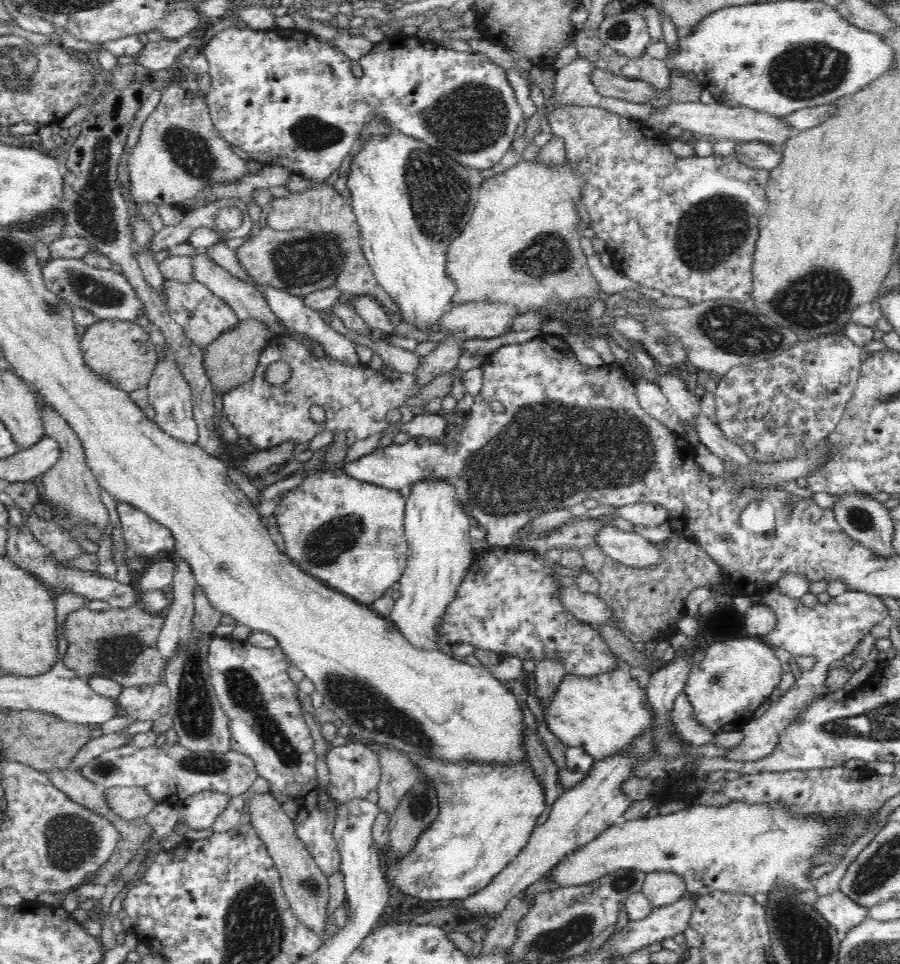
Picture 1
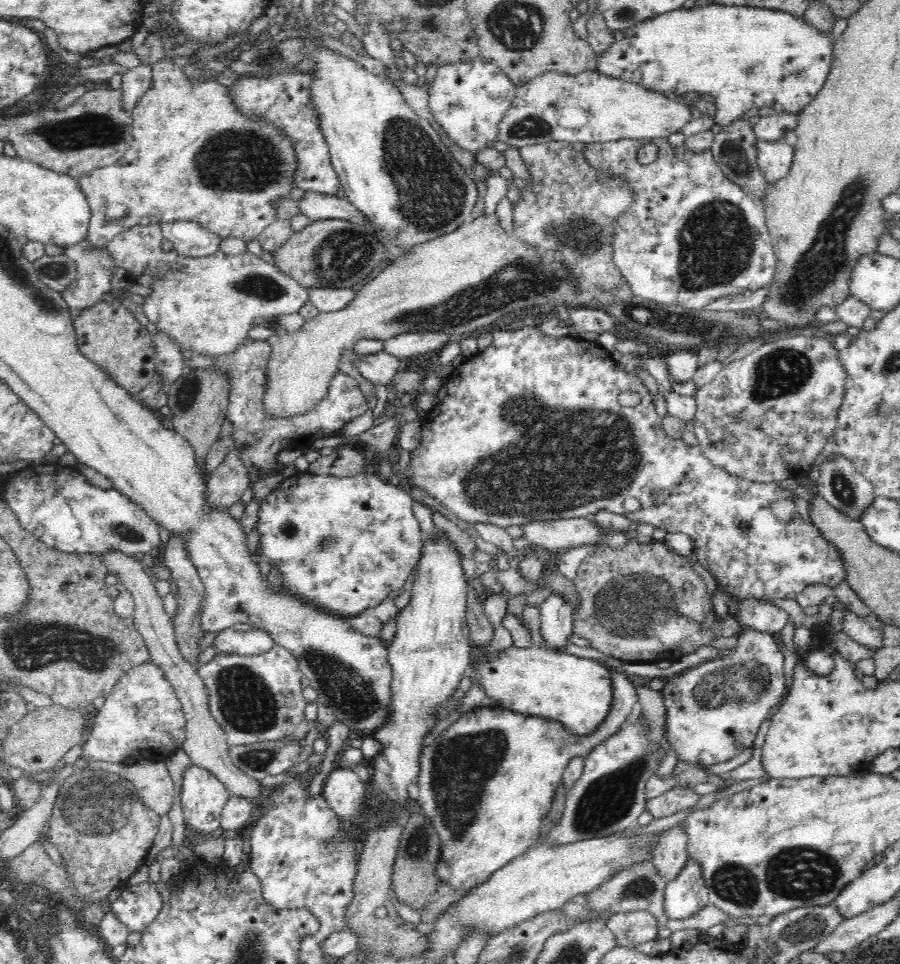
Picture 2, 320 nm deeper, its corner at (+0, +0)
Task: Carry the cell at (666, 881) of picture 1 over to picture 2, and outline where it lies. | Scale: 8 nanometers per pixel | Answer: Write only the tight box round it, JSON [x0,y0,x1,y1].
[652,825,688,883]

